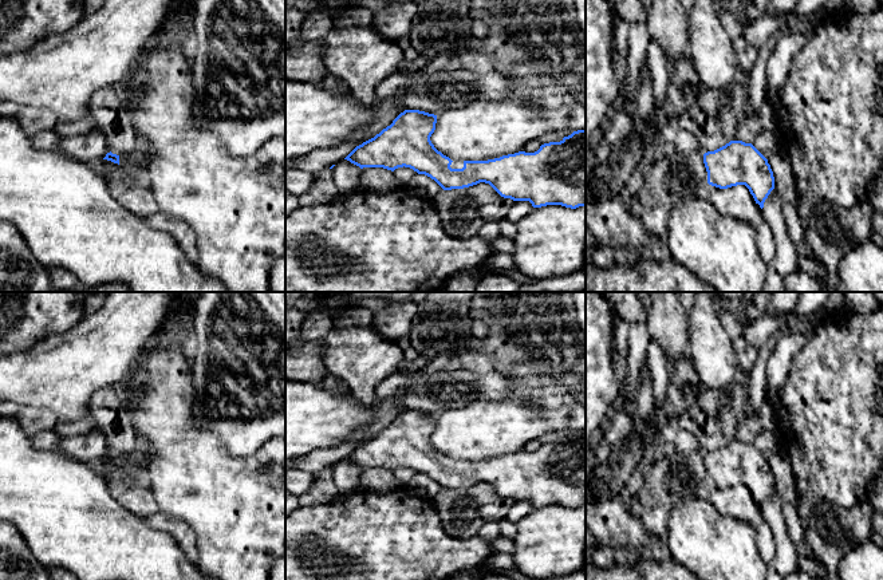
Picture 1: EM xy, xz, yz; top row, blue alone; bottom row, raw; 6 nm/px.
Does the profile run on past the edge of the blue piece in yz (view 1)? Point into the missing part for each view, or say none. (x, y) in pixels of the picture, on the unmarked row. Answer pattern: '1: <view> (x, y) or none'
1: none

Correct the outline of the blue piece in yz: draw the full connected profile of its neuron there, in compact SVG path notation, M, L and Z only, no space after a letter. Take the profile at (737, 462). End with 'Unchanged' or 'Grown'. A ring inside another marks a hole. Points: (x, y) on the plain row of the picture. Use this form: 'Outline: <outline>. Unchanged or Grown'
Outline: M730 441L725 446L703 454L707 472L707 484L720 489L745 485L756 504L764 508L764 502L774 489L774 477L768 459L752 445L742 441Z. Unchanged

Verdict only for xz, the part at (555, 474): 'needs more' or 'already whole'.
needs more

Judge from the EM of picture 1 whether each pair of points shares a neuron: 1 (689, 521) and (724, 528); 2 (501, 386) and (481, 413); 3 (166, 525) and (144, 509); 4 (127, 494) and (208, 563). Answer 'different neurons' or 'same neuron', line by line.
1: same neuron
2: different neurons
3: different neurons
4: different neurons

